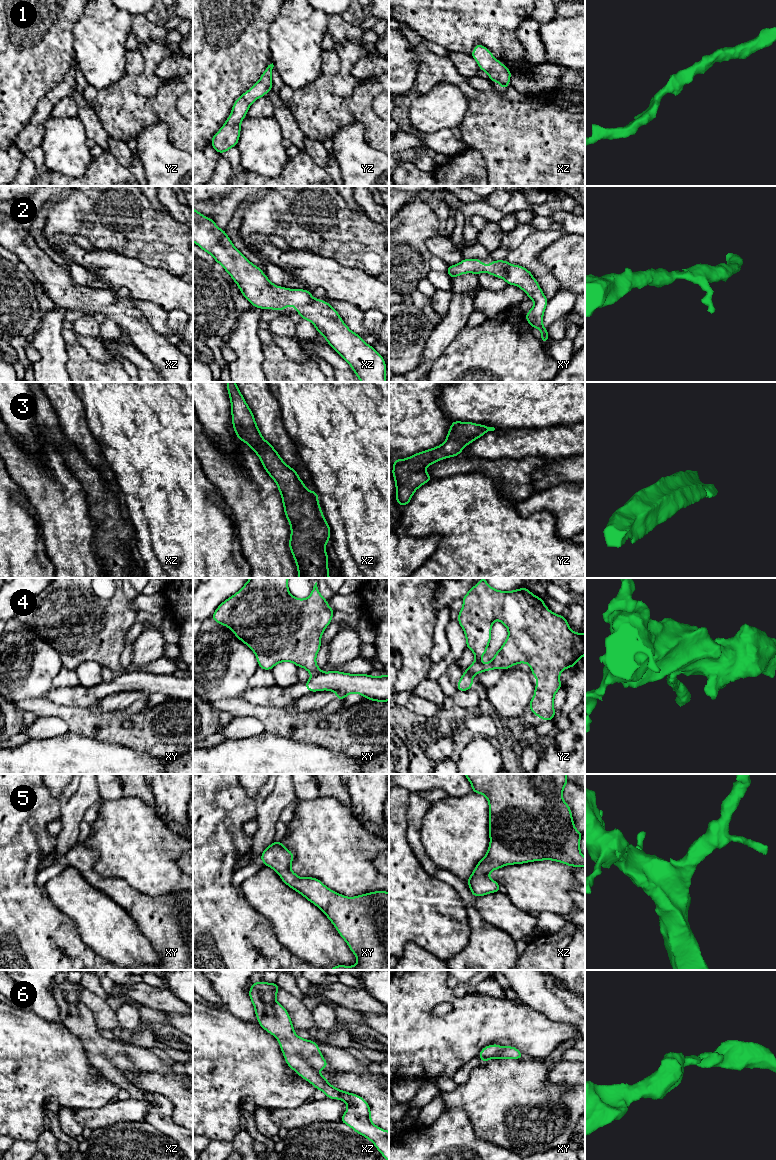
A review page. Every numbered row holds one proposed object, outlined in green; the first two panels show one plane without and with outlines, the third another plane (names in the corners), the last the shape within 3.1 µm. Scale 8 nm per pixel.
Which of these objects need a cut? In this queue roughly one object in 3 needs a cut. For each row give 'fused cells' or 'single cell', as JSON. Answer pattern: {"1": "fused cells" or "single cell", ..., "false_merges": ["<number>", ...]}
{"1": "single cell", "2": "single cell", "3": "single cell", "4": "fused cells", "5": "single cell", "6": "single cell", "false_merges": ["4"]}

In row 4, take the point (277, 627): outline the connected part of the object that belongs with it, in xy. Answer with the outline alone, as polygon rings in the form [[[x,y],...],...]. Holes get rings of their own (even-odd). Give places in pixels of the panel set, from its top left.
[[[250,578],[236,594],[219,605],[212,619],[231,629],[255,653],[260,668],[272,670],[277,663],[288,661],[316,674],[321,672],[316,664],[321,637],[335,610],[321,596],[317,582],[308,598],[298,599],[290,594],[288,579]]]

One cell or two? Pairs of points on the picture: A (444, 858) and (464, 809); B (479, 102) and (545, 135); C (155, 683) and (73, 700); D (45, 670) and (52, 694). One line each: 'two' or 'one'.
A: one
B: one
C: one
D: two

